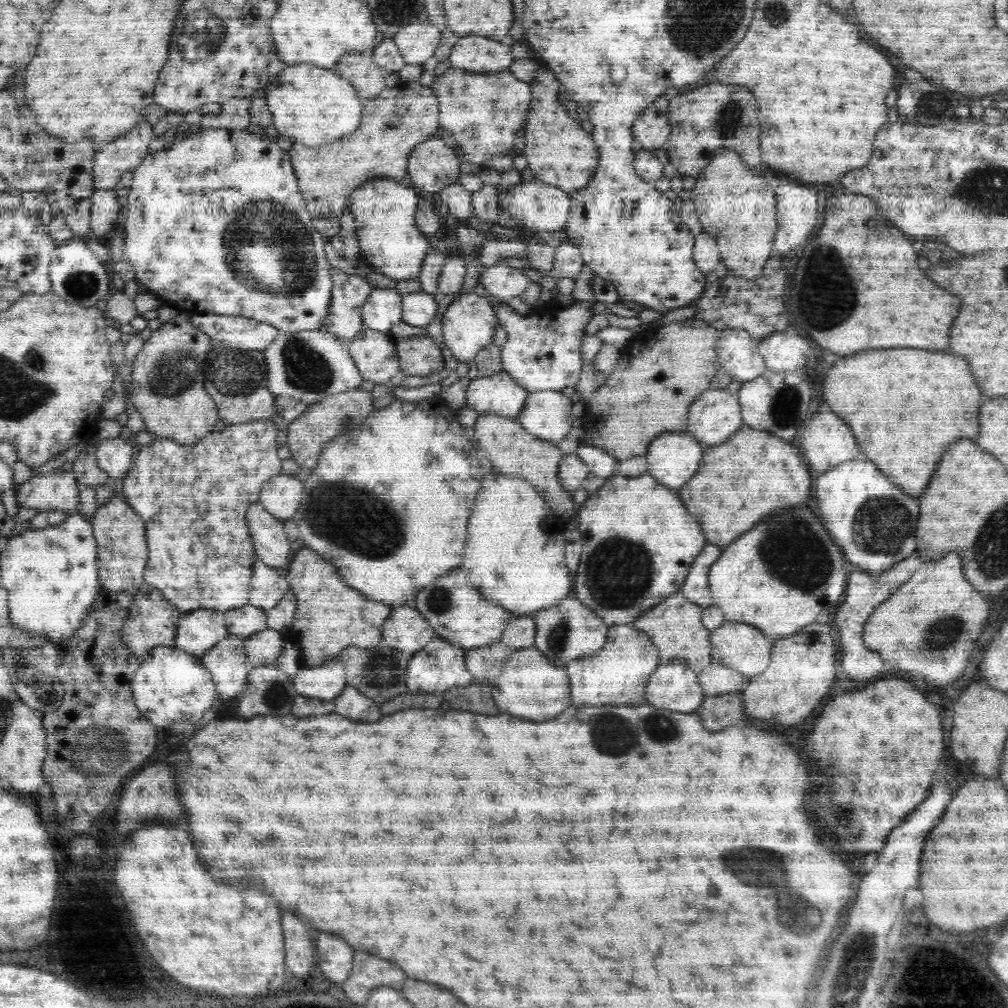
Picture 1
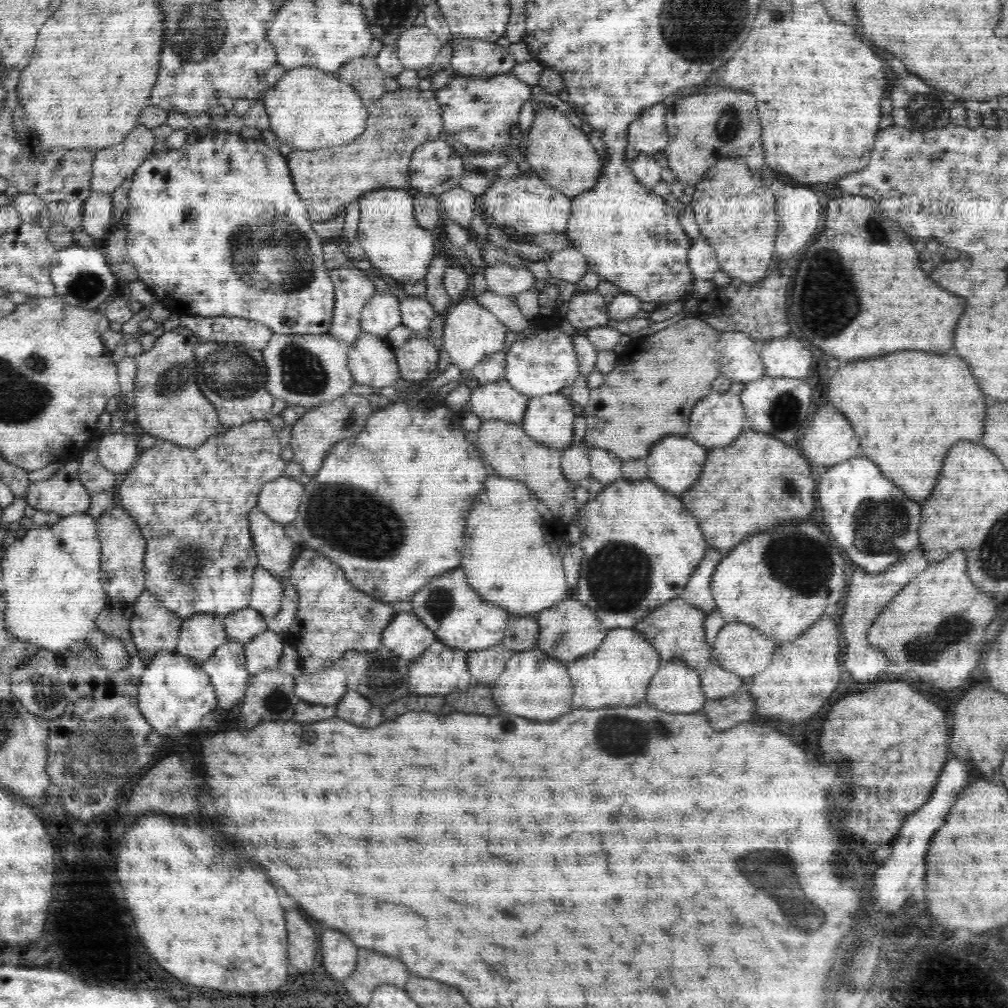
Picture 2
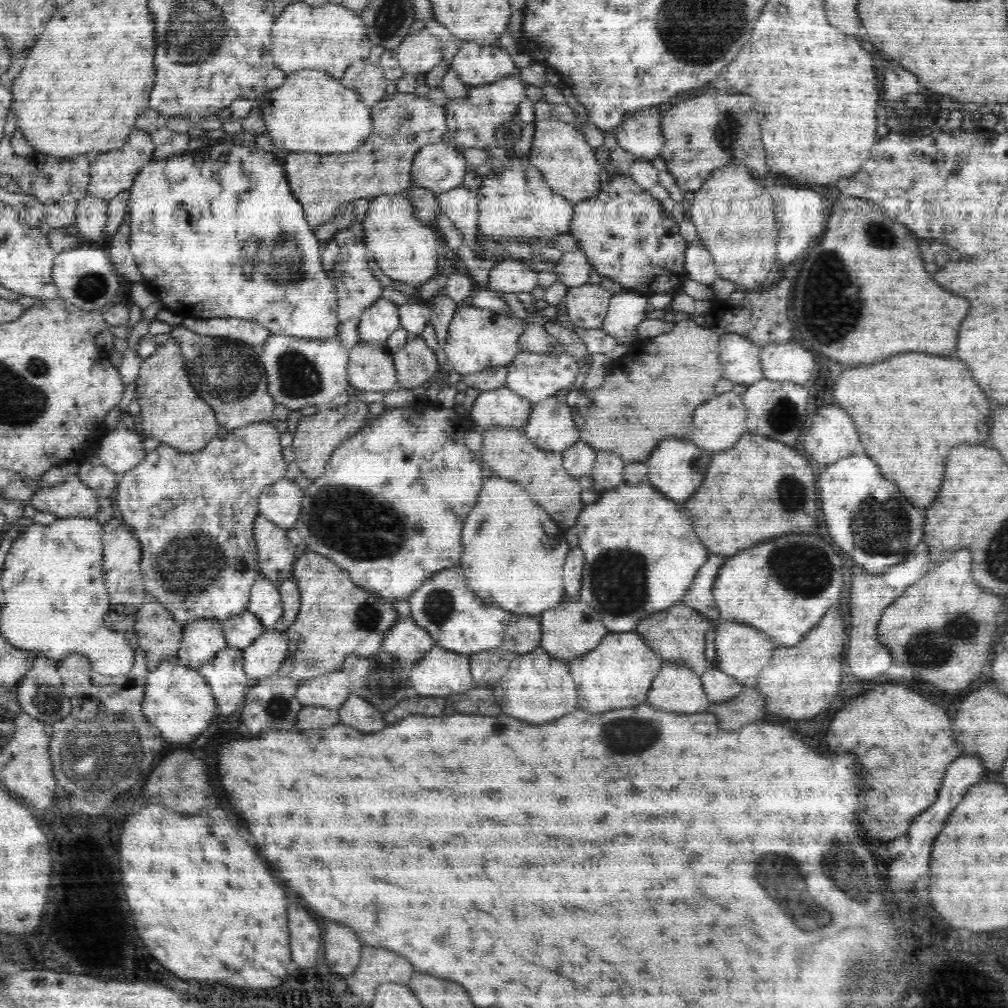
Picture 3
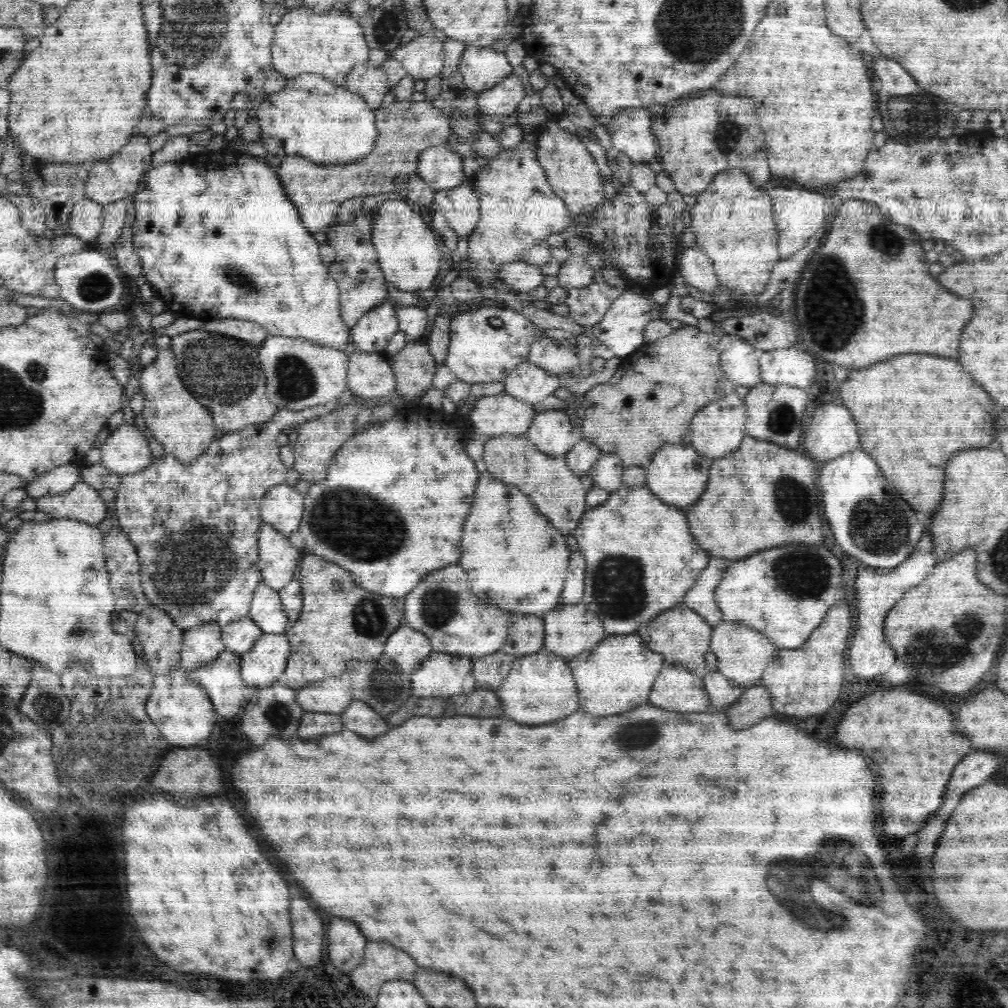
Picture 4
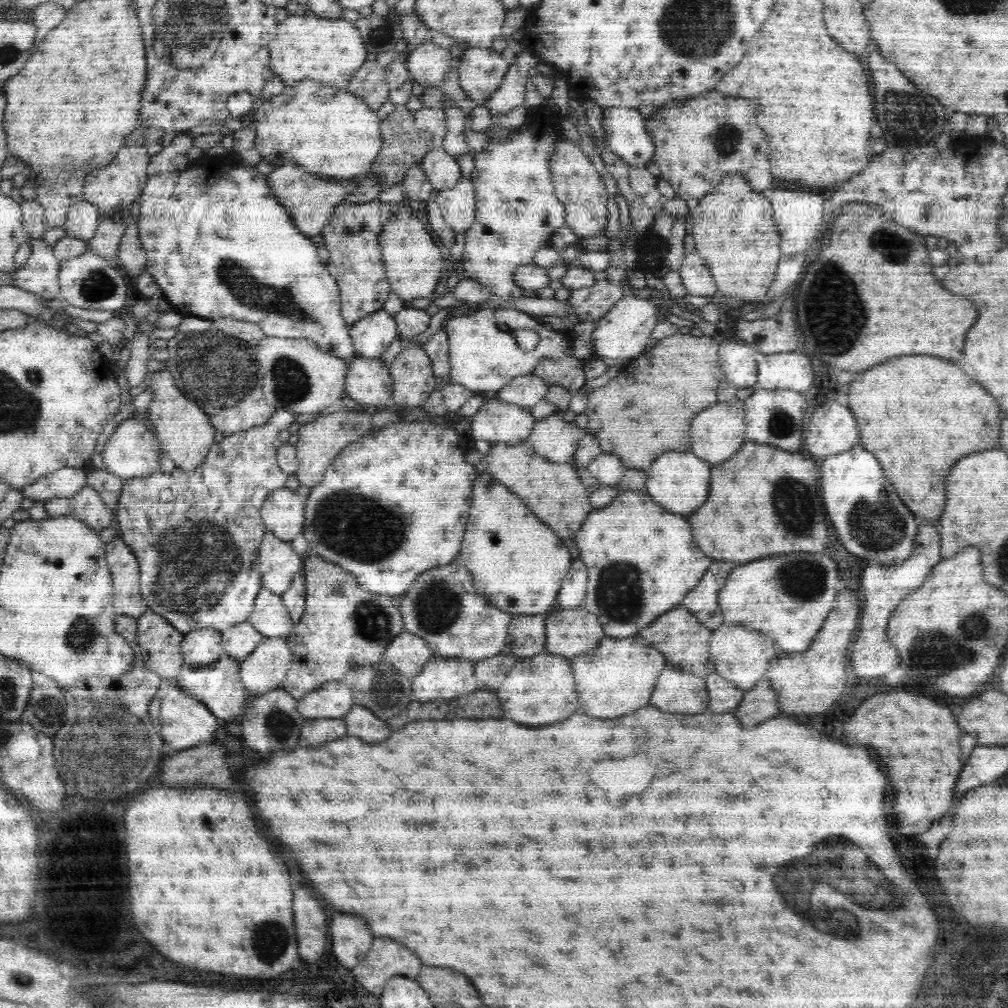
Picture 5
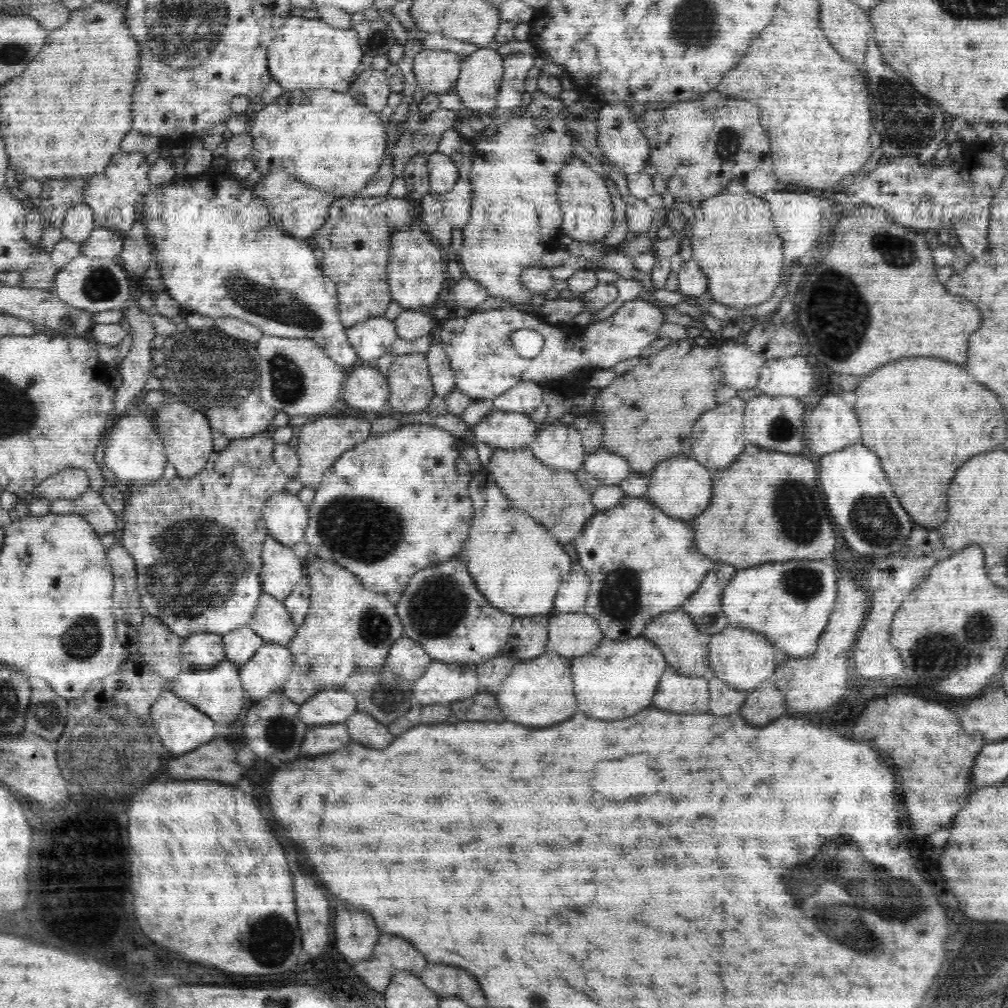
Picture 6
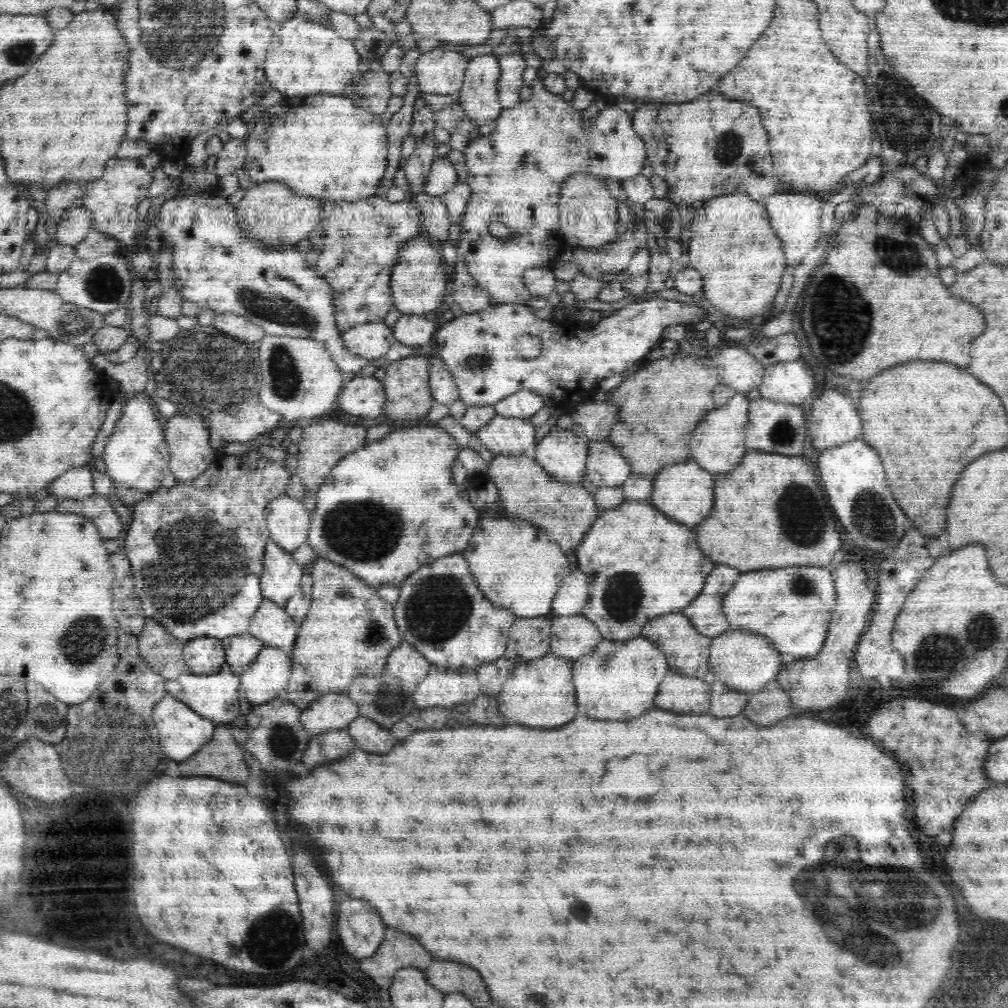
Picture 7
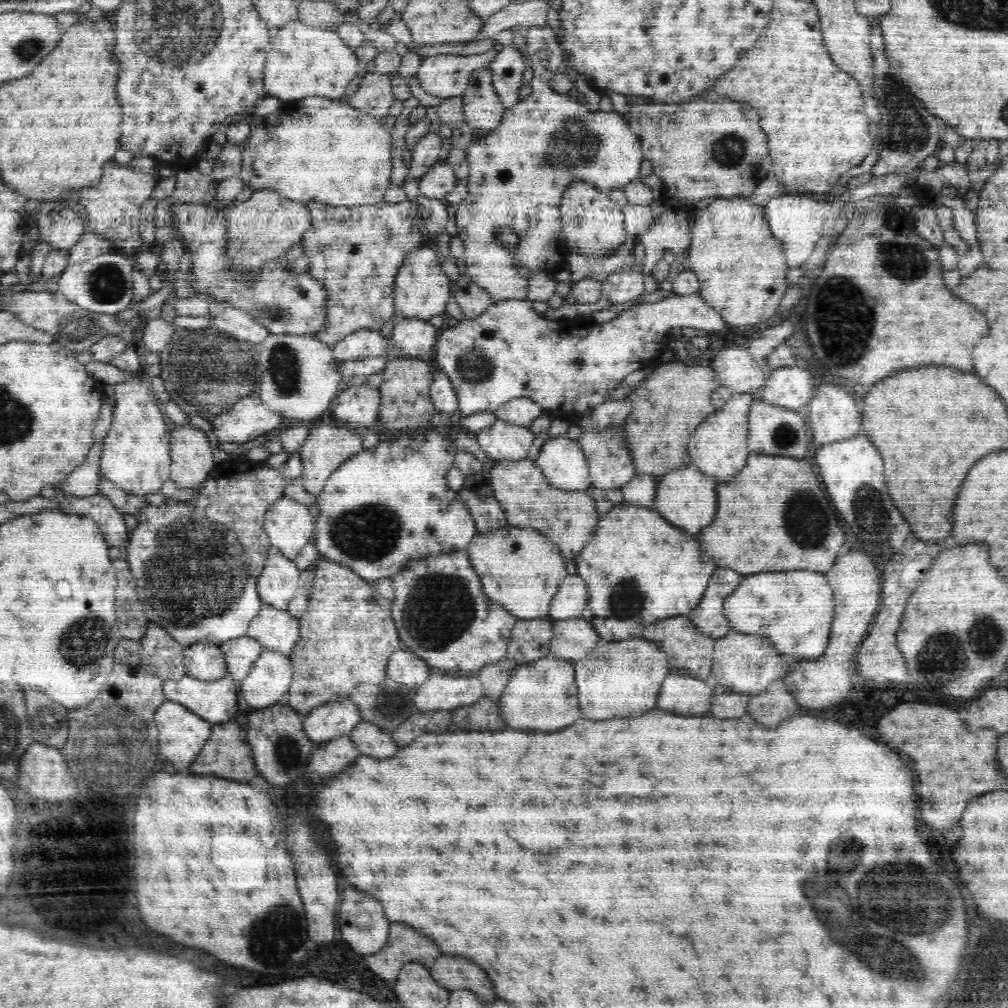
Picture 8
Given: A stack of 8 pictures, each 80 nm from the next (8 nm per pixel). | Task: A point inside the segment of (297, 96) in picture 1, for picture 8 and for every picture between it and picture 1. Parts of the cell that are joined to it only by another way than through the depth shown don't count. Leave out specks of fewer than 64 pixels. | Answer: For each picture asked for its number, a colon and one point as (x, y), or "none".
2: (308, 108)
3: (310, 112)
4: (311, 117)
5: (329, 132)
6: (328, 140)
7: (319, 145)
8: (317, 150)

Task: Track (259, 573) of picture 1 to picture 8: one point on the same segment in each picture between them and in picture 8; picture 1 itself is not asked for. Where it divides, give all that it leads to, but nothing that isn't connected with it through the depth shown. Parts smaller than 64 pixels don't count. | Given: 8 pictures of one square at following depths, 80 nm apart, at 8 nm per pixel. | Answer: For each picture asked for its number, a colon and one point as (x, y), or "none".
2: (267, 589)
3: (265, 600)
4: (266, 610)
5: (270, 617)
6: (272, 621)
7: (271, 624)
8: (274, 629)

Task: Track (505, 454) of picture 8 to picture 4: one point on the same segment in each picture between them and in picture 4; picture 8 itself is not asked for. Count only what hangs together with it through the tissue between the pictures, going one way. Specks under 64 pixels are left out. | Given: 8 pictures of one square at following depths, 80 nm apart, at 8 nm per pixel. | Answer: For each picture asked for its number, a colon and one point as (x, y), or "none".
4: (500, 414)
5: (495, 422)
6: (507, 430)
7: (512, 436)

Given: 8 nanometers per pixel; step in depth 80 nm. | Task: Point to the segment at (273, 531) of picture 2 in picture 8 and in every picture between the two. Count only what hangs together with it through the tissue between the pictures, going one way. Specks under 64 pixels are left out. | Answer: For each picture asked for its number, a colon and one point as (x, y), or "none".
3: (276, 554)
4: (278, 560)
5: (279, 564)
6: (282, 569)
7: (281, 575)
8: (277, 584)

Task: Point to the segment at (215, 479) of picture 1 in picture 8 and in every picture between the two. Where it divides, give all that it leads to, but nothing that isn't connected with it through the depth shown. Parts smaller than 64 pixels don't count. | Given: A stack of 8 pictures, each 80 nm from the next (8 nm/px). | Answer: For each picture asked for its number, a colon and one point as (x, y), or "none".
2: (200, 558)
3: (193, 514)
4: (195, 527)
5: (196, 535)
6: (217, 591)
7: (196, 550)
8: (196, 563)

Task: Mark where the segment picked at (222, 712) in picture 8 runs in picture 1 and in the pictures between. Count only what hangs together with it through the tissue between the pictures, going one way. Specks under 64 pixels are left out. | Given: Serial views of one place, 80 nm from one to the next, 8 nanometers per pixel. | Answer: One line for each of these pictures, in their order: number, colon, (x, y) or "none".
1: (227, 661)
2: (226, 668)
3: (225, 673)
4: (221, 679)
5: (219, 686)
6: (217, 691)
7: (215, 696)

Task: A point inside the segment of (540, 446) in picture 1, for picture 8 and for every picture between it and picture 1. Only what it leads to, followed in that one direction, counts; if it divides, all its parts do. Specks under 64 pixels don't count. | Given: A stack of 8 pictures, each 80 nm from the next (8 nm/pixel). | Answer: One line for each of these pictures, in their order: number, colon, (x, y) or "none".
2: (507, 445)
3: (509, 453)
4: (557, 493)
5: (553, 491)
6: (554, 498)
7: (565, 510)
8: (529, 501)

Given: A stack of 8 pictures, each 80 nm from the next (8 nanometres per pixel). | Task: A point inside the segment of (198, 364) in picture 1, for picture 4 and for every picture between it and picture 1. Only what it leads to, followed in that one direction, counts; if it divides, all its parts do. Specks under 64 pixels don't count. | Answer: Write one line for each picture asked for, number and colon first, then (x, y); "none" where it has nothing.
2: (170, 406)
3: (171, 411)
4: (171, 414)

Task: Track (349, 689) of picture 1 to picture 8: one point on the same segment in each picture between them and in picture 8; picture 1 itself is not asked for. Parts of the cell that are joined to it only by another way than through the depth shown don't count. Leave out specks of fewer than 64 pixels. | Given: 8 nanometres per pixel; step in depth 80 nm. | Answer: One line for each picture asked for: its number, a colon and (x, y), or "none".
2: (355, 708)
3: (356, 712)
4: (359, 717)
5: (362, 722)
6: (363, 728)
7: (369, 736)
8: (370, 739)

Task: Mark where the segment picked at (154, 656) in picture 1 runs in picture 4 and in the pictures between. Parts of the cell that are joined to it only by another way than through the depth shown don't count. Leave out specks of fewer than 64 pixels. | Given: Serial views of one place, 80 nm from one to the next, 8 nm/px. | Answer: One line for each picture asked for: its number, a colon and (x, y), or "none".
2: (174, 694)
3: (178, 701)
4: (181, 709)

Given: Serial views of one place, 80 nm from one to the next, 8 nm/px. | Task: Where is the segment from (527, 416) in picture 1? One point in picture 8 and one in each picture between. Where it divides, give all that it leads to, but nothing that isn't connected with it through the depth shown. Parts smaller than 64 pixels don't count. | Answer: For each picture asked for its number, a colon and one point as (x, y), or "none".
2: (548, 419)
3: (550, 426)
4: (551, 432)
5: (552, 438)
6: (559, 446)
7: (563, 454)
8: (562, 461)

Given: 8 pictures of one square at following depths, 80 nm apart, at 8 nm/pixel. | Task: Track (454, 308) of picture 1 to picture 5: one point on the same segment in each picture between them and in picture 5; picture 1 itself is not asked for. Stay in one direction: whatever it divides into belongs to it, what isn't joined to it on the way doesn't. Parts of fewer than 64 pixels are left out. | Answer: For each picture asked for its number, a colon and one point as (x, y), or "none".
2: (471, 332)
3: (477, 339)
4: (485, 346)
5: (484, 357)

